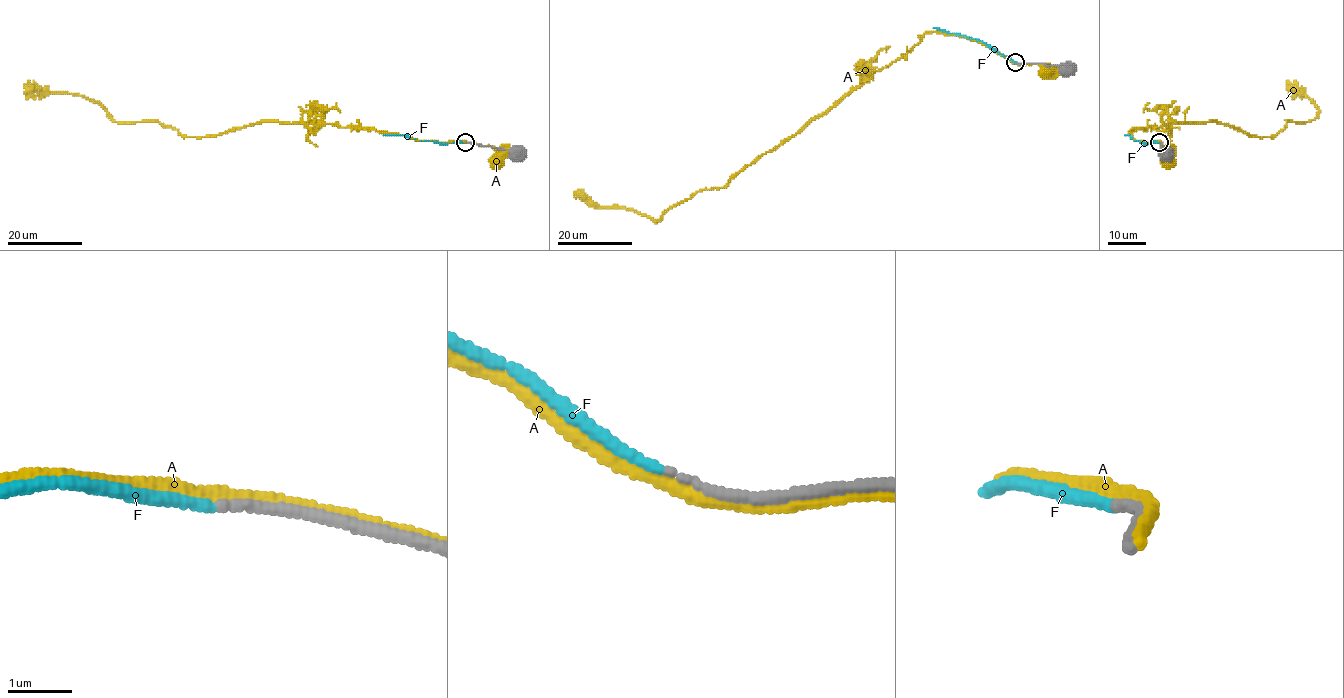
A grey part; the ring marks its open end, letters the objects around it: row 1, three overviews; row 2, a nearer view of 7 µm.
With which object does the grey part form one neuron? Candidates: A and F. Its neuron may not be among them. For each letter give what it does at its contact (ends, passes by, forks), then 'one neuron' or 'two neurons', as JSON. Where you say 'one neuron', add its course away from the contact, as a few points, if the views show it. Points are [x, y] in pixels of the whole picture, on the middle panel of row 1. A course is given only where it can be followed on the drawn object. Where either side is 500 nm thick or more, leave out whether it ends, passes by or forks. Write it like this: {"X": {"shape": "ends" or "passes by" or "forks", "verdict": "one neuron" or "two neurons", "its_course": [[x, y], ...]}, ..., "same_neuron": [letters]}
{"A": {"shape": "passes by", "verdict": "two neurons"}, "F": {"shape": "ends", "verdict": "one neuron", "its_course": [[1015, 63], [978, 40], [932, 27]]}, "same_neuron": ["F"]}

